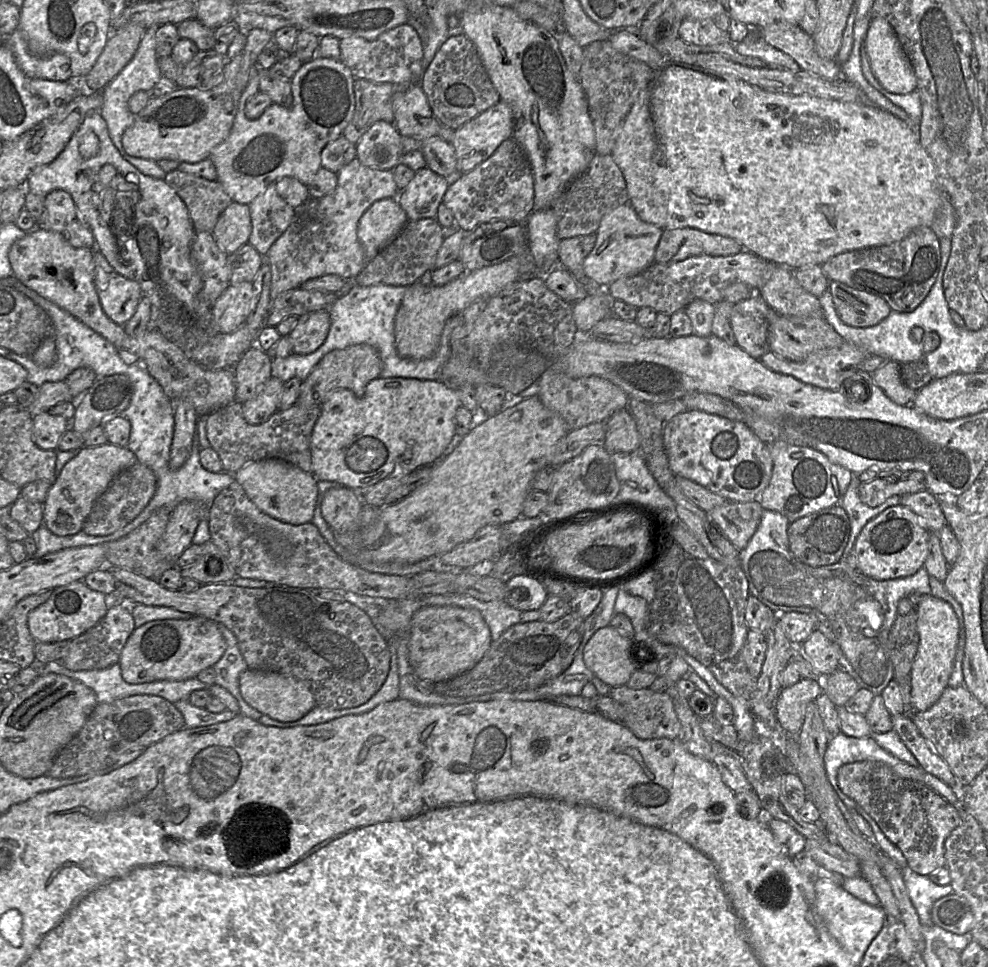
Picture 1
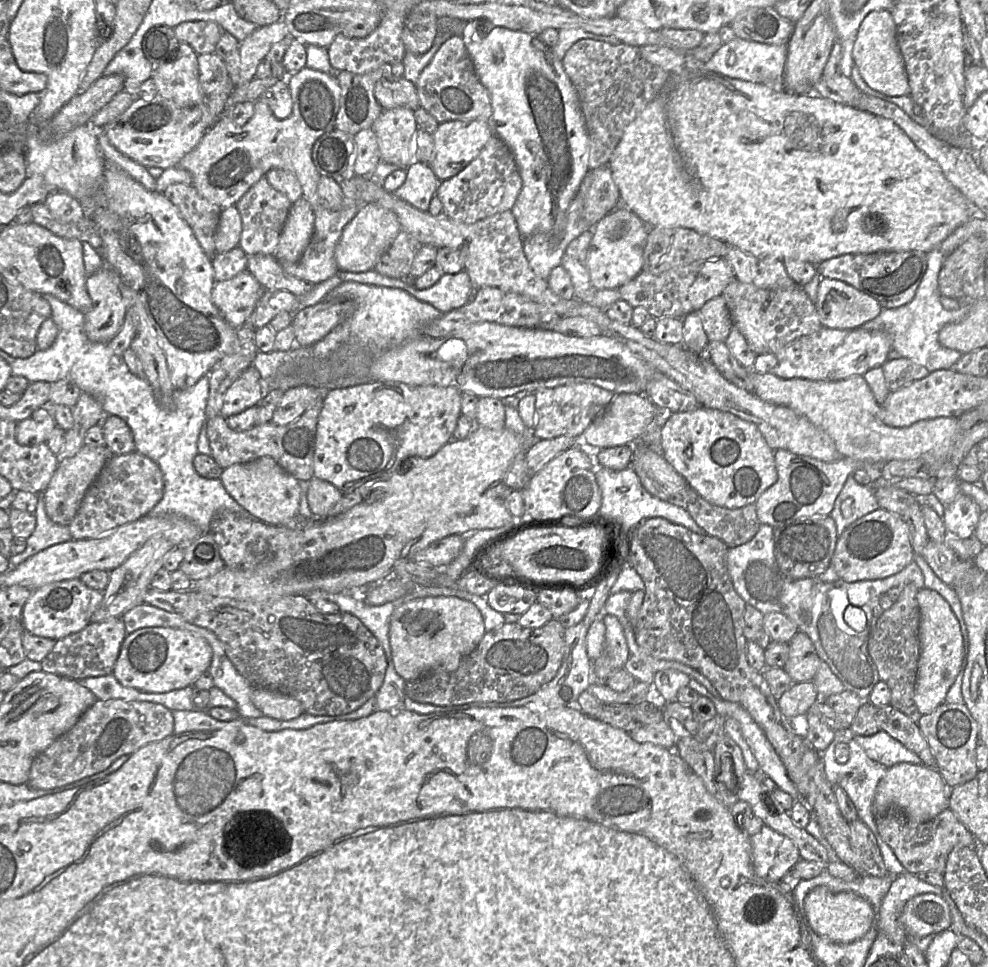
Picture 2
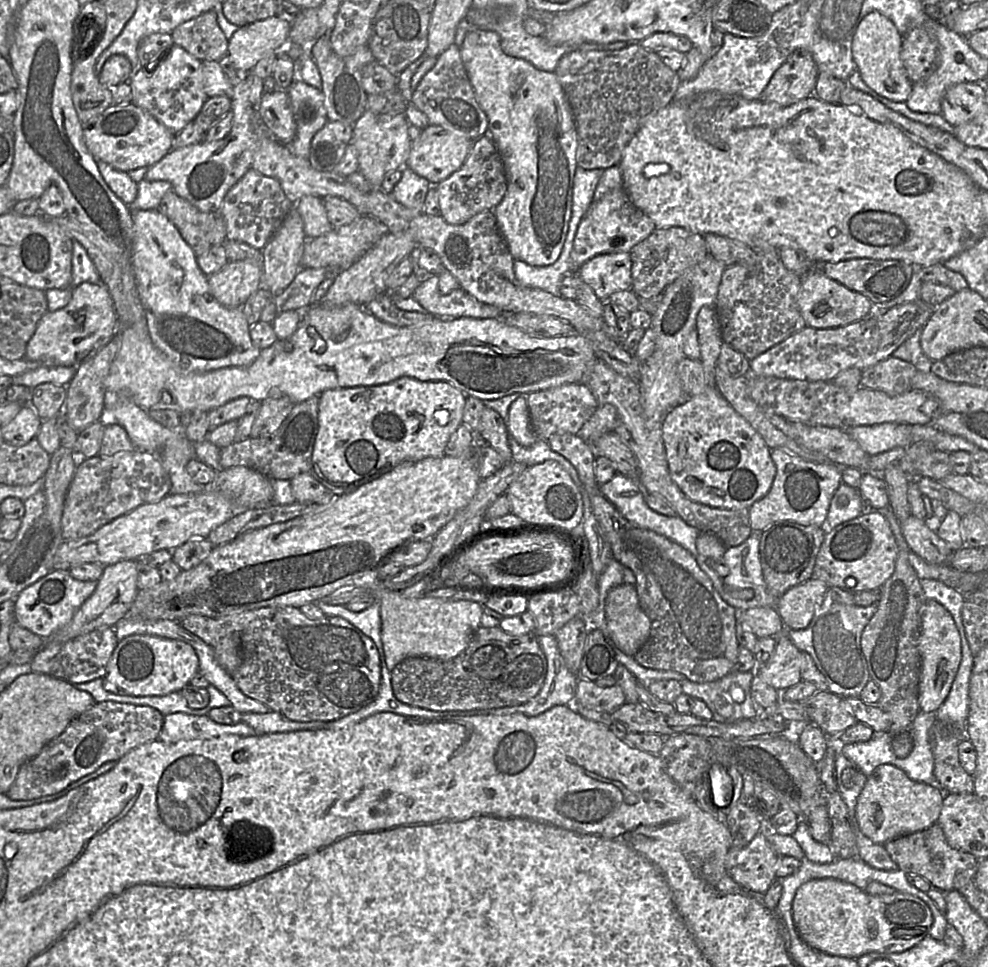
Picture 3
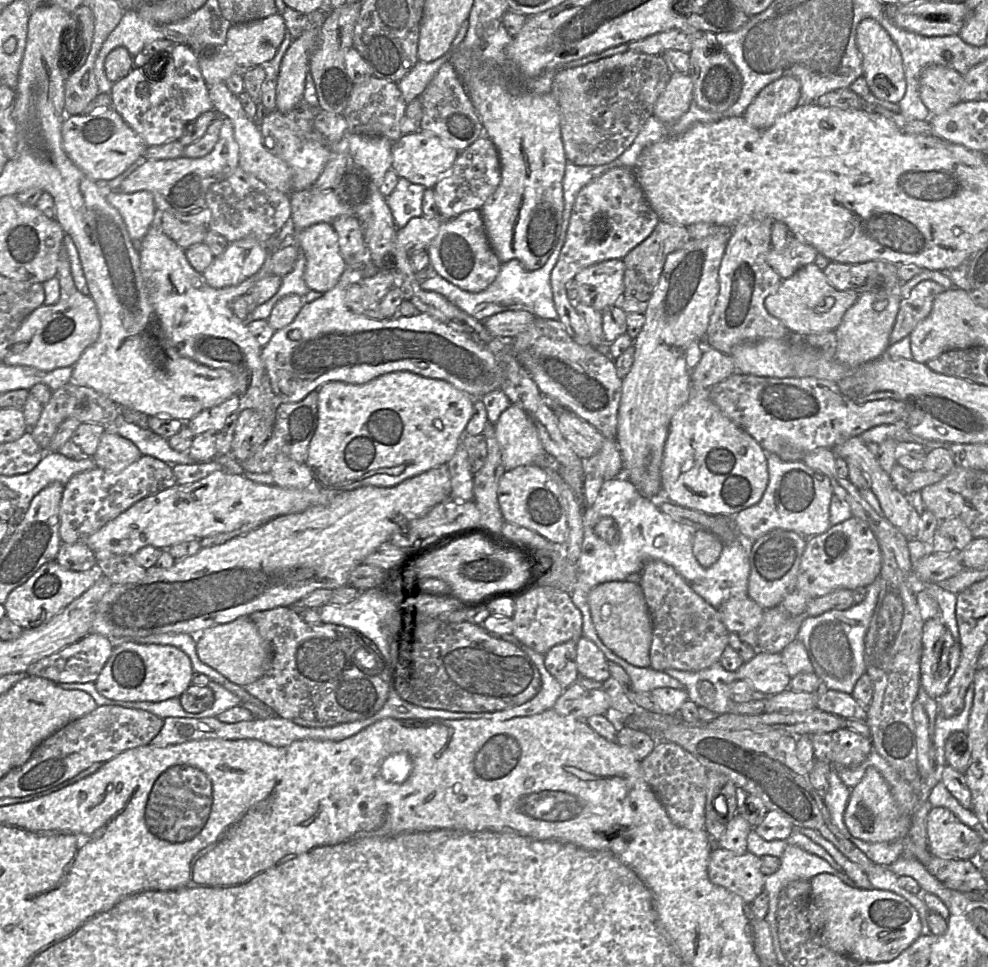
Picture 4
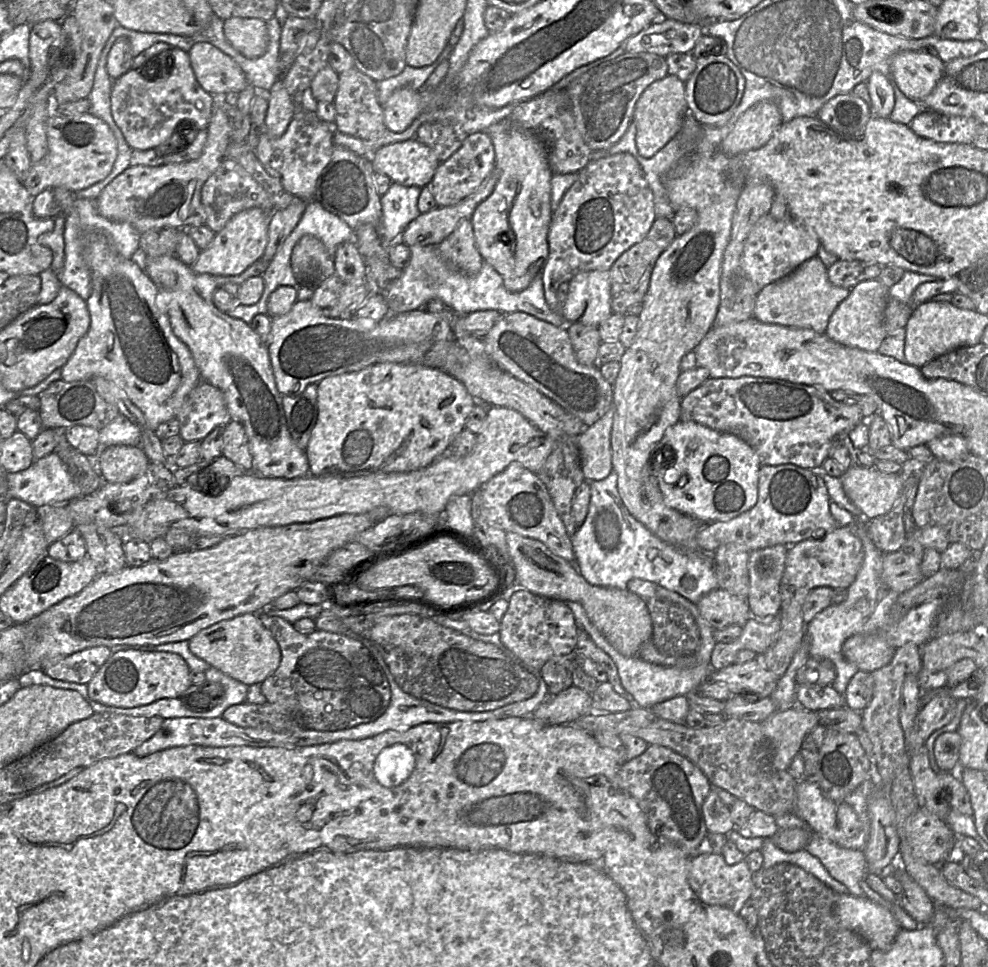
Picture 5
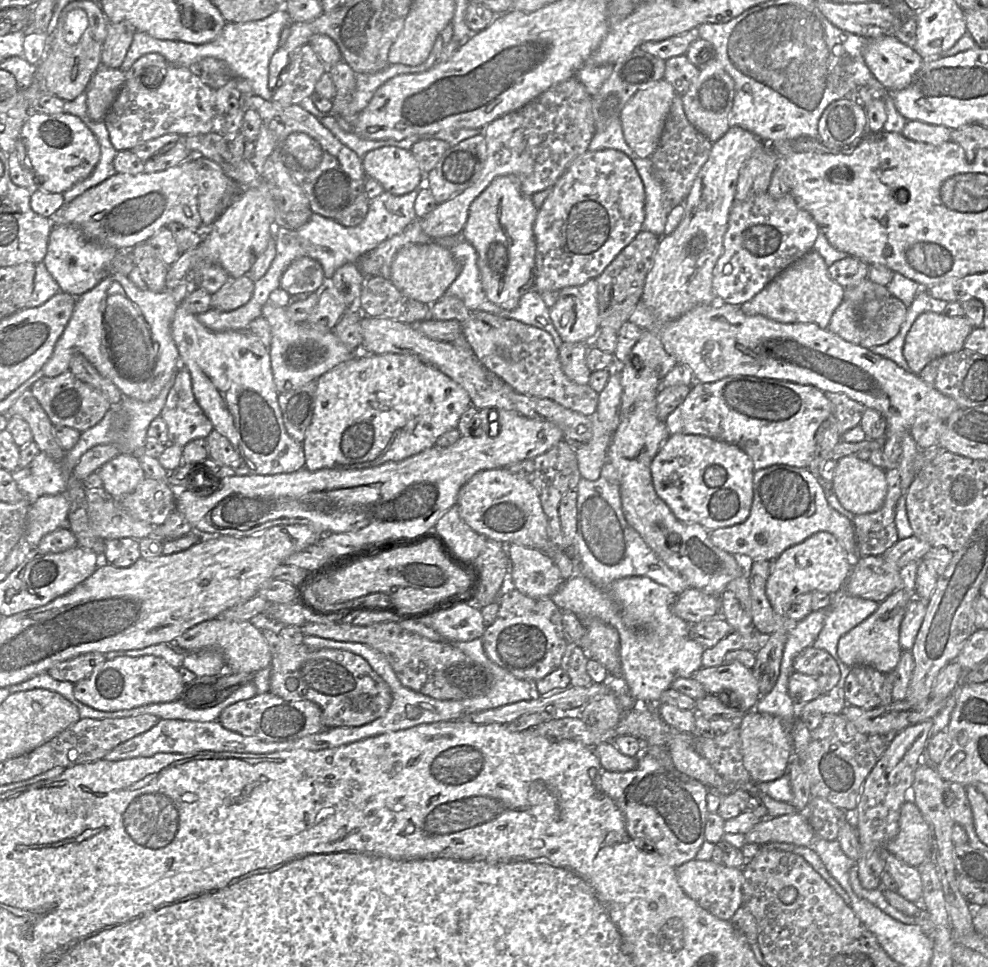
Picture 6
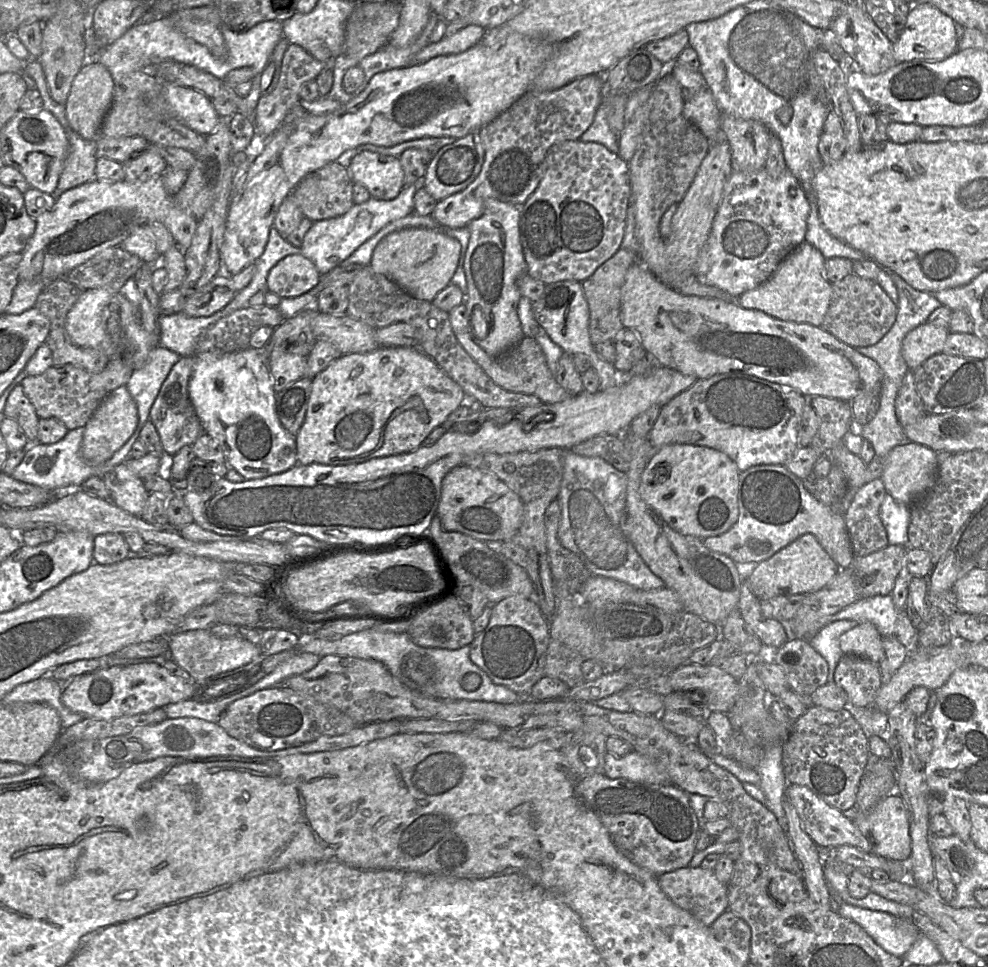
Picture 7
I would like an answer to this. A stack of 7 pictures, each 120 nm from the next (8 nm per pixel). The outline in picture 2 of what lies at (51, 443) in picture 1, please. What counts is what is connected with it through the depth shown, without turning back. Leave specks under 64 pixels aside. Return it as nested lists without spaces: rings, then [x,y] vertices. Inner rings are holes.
[[[41,407],[34,411],[29,418],[17,422],[16,441],[24,446],[46,443],[55,427],[57,425],[47,407]]]

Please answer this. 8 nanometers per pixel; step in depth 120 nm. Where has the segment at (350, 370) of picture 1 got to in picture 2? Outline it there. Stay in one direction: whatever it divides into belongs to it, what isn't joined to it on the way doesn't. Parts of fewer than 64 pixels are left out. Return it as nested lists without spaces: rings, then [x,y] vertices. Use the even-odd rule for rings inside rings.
[[[301,385],[284,391],[270,422],[286,425],[296,420],[316,401],[322,401],[325,391],[311,385]]]

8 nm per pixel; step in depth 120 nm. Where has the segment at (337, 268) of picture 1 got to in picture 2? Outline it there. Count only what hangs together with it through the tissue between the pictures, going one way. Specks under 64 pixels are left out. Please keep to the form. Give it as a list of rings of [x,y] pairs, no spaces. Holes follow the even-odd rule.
[[[346,196],[344,206],[337,211],[328,210],[319,204],[314,210],[313,234],[301,258],[294,263],[280,263],[283,270],[313,285],[337,275],[340,270],[335,260],[335,247],[341,238],[344,227],[356,216],[363,205],[364,204],[357,199],[350,199]]]

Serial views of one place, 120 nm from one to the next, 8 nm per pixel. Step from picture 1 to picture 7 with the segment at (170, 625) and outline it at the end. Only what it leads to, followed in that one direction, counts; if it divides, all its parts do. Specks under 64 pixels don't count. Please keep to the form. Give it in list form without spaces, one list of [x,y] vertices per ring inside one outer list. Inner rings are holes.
[[[157,663],[100,667],[94,672],[60,682],[63,685],[62,703],[85,718],[98,720],[142,714],[168,704],[197,698],[197,686],[192,680],[187,681],[174,676]]]

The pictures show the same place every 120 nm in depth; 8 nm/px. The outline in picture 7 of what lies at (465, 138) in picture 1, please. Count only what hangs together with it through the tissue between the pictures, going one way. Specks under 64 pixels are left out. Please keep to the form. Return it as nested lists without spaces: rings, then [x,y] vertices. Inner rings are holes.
[[[363,151],[349,164],[354,183],[364,186],[371,198],[393,200],[405,187],[404,171],[396,156]]]

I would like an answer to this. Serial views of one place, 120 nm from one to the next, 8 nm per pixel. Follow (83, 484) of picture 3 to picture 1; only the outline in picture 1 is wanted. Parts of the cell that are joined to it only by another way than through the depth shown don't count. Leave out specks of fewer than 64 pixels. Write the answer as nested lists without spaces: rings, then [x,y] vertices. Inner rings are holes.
[[[137,462],[120,472],[106,491],[96,500],[83,524],[82,531],[91,536],[107,536],[122,529],[143,511],[156,490],[155,473],[149,467]]]

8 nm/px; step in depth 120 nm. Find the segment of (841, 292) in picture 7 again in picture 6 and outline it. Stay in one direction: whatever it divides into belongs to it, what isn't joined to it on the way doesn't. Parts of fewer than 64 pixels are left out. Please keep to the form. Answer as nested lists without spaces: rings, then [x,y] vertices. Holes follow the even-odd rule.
[[[868,278],[858,285],[846,287],[844,300],[854,305],[862,329],[860,346],[867,349],[886,344],[893,339],[898,334],[908,309],[886,286],[876,284]]]

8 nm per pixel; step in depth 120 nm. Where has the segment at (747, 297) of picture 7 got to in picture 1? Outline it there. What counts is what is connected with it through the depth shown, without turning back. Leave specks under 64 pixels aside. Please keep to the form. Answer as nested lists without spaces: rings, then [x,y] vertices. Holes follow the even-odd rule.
[[[830,281],[828,291],[839,319],[848,326],[871,327],[892,312],[882,298],[853,289],[838,281]]]

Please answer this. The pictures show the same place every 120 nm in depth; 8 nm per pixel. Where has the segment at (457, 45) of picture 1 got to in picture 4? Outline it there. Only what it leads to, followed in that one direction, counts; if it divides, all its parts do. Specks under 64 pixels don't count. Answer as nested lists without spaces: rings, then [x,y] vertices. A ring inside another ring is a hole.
[[[450,60],[442,64],[437,74],[418,98],[422,105],[422,119],[419,130],[437,136],[443,143],[455,149],[458,153],[461,153],[484,135],[481,118]]]

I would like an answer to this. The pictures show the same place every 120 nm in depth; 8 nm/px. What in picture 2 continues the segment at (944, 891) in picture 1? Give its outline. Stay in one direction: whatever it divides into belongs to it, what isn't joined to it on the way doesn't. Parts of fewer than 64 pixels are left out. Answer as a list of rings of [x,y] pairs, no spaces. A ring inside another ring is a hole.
[[[906,871],[897,875],[884,896],[876,914],[875,927],[896,944],[904,945],[906,932],[901,924],[905,904],[913,897],[924,894],[941,896],[944,888],[929,885],[917,875]]]

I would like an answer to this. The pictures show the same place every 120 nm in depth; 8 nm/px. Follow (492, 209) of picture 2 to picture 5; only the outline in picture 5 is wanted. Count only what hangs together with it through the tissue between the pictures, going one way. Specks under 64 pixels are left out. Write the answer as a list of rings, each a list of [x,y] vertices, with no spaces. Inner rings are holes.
[[[477,132],[467,136],[462,146],[450,158],[439,164],[430,182],[430,189],[437,206],[456,205],[474,193],[495,168],[495,149],[489,134]]]

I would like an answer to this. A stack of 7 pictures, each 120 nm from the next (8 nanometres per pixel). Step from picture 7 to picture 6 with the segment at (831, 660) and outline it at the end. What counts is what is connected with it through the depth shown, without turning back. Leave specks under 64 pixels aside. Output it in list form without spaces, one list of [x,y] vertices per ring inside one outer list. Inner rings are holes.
[[[841,589],[835,593],[831,604],[827,608],[823,627],[813,646],[825,650],[837,662],[840,679],[835,687],[842,689],[842,691],[850,667],[843,663],[838,656],[839,639],[869,617],[878,605],[879,603],[876,601],[850,595],[845,589]]]

